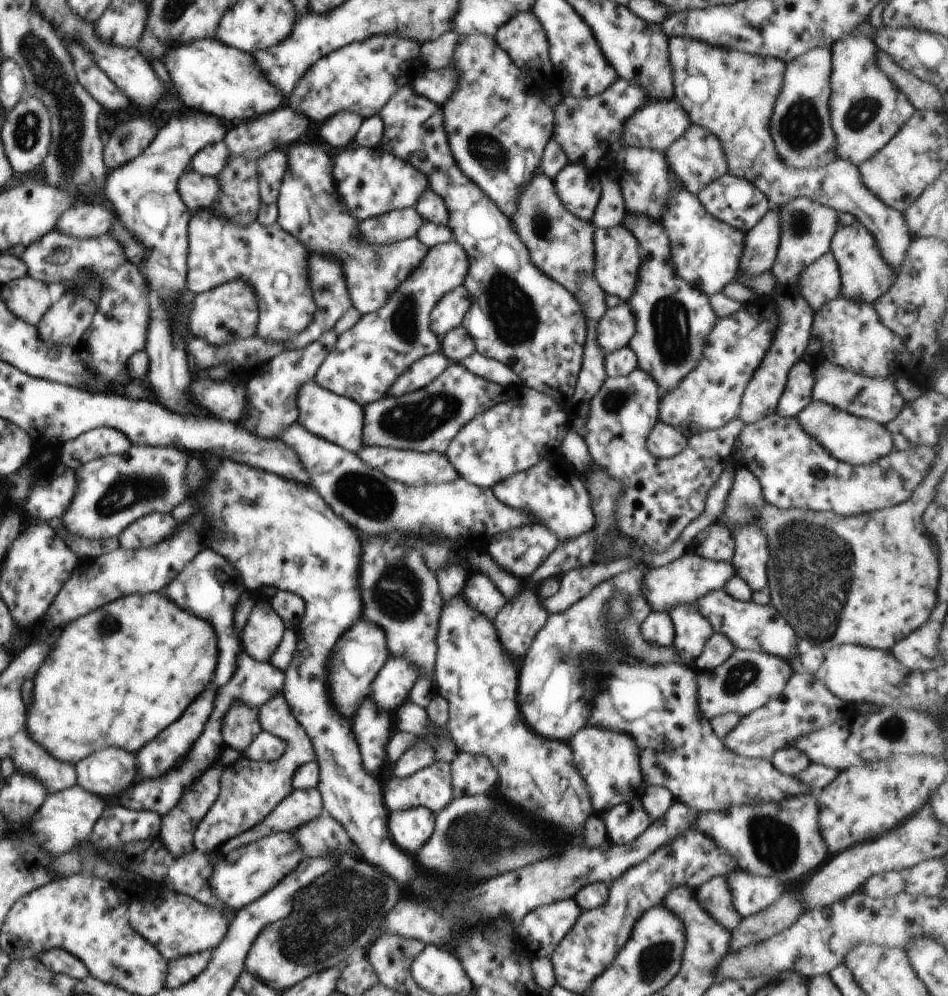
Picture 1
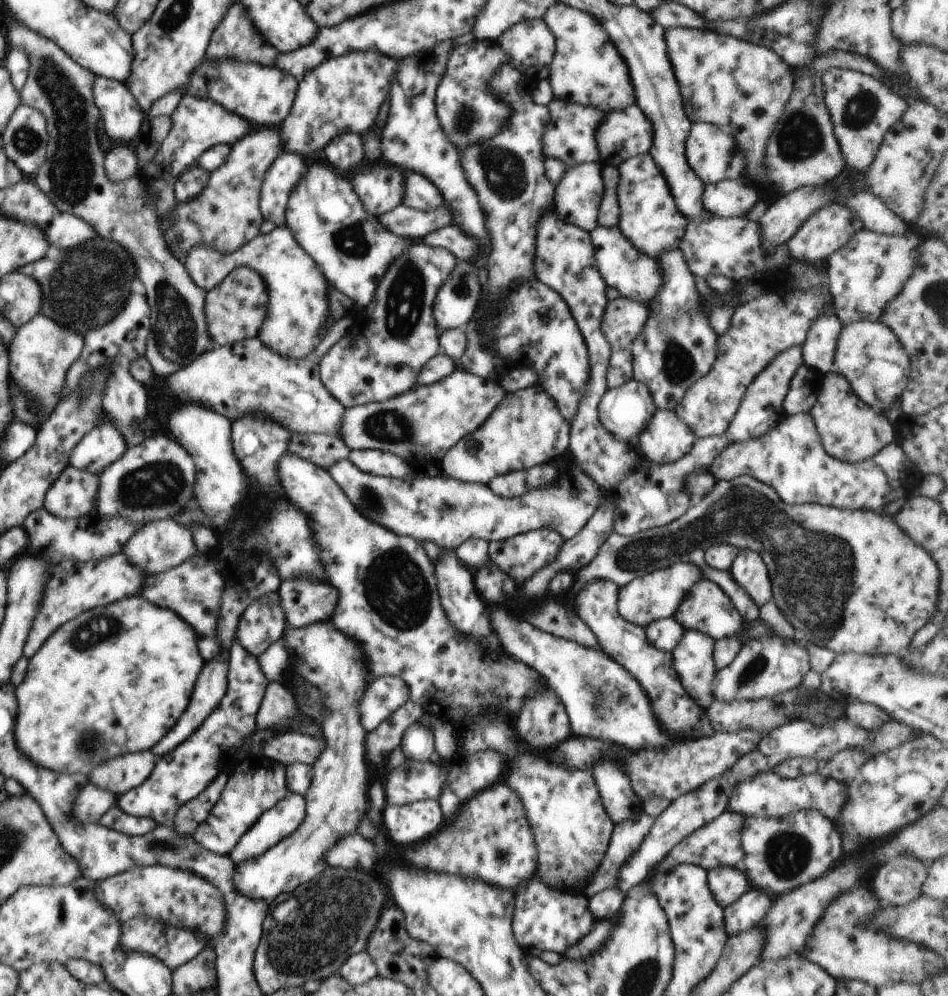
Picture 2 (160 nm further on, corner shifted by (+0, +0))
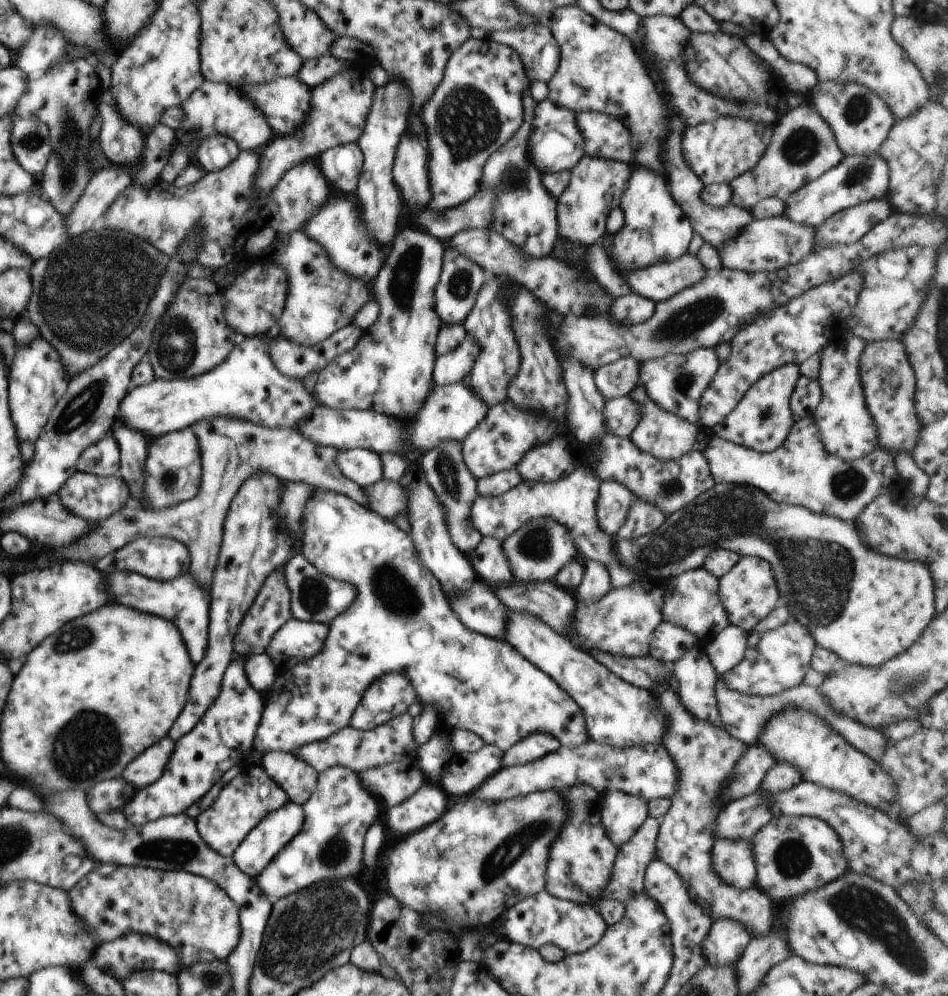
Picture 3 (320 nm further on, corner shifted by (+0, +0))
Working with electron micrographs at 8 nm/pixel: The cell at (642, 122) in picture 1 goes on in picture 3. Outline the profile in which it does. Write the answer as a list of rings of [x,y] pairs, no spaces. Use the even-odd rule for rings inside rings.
[[[582,111],[575,114],[575,121],[585,142],[586,156],[632,163],[636,144],[620,120],[604,113]]]

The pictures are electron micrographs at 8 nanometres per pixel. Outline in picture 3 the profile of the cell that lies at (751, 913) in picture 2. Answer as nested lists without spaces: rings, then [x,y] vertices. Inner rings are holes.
[[[735,920],[714,921],[702,941],[702,952],[712,967],[728,967],[738,962],[752,937]]]

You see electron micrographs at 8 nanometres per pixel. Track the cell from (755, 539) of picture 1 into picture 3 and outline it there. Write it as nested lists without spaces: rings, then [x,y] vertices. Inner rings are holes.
[[[740,557],[731,571],[719,578],[719,597],[728,615],[729,627],[740,627],[747,633],[782,601],[770,563],[758,557]]]

